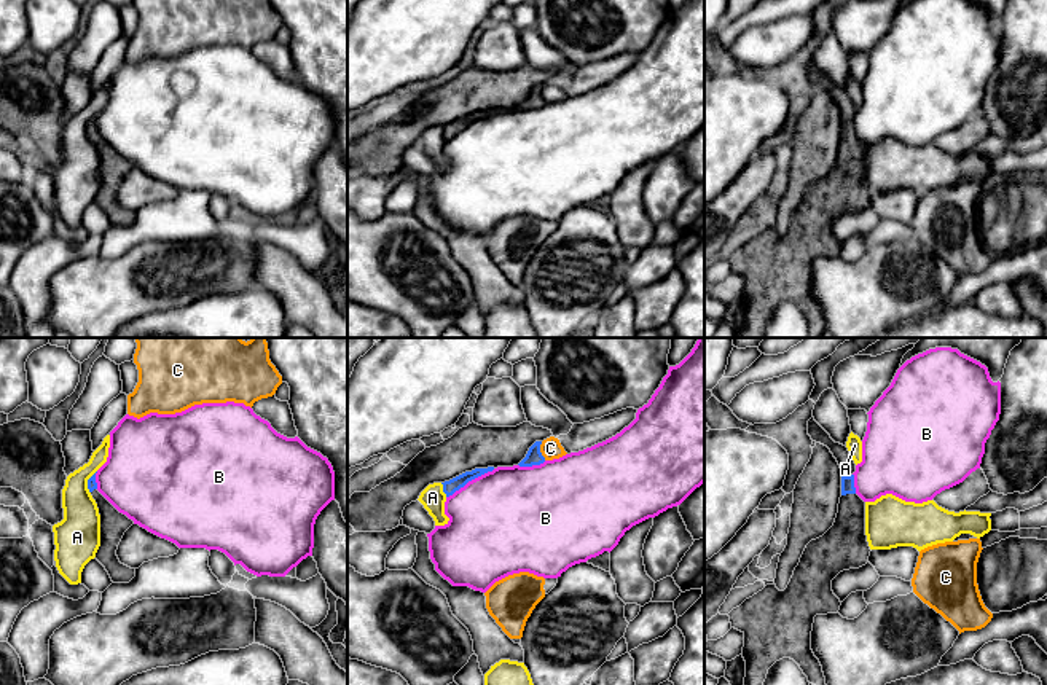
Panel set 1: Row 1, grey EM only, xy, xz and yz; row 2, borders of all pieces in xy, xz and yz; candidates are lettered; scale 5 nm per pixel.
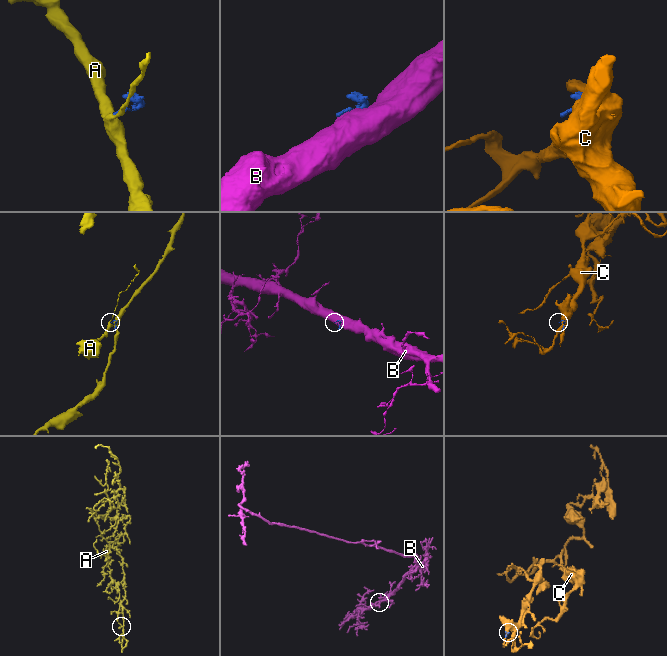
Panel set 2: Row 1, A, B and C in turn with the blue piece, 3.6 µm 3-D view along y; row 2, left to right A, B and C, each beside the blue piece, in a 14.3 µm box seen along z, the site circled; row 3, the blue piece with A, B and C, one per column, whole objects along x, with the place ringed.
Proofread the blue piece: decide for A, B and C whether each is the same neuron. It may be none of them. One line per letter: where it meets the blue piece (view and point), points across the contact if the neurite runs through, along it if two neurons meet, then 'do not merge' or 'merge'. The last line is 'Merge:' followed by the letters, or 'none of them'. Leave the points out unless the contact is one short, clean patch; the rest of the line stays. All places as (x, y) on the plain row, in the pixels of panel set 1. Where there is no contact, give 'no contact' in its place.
A: xz (443, 133) | along xz (440, 126), (447, 139) | do not merge
B: xz (470, 123) | do not merge
C: xz (539, 94) | do not merge
Merge: none of them

